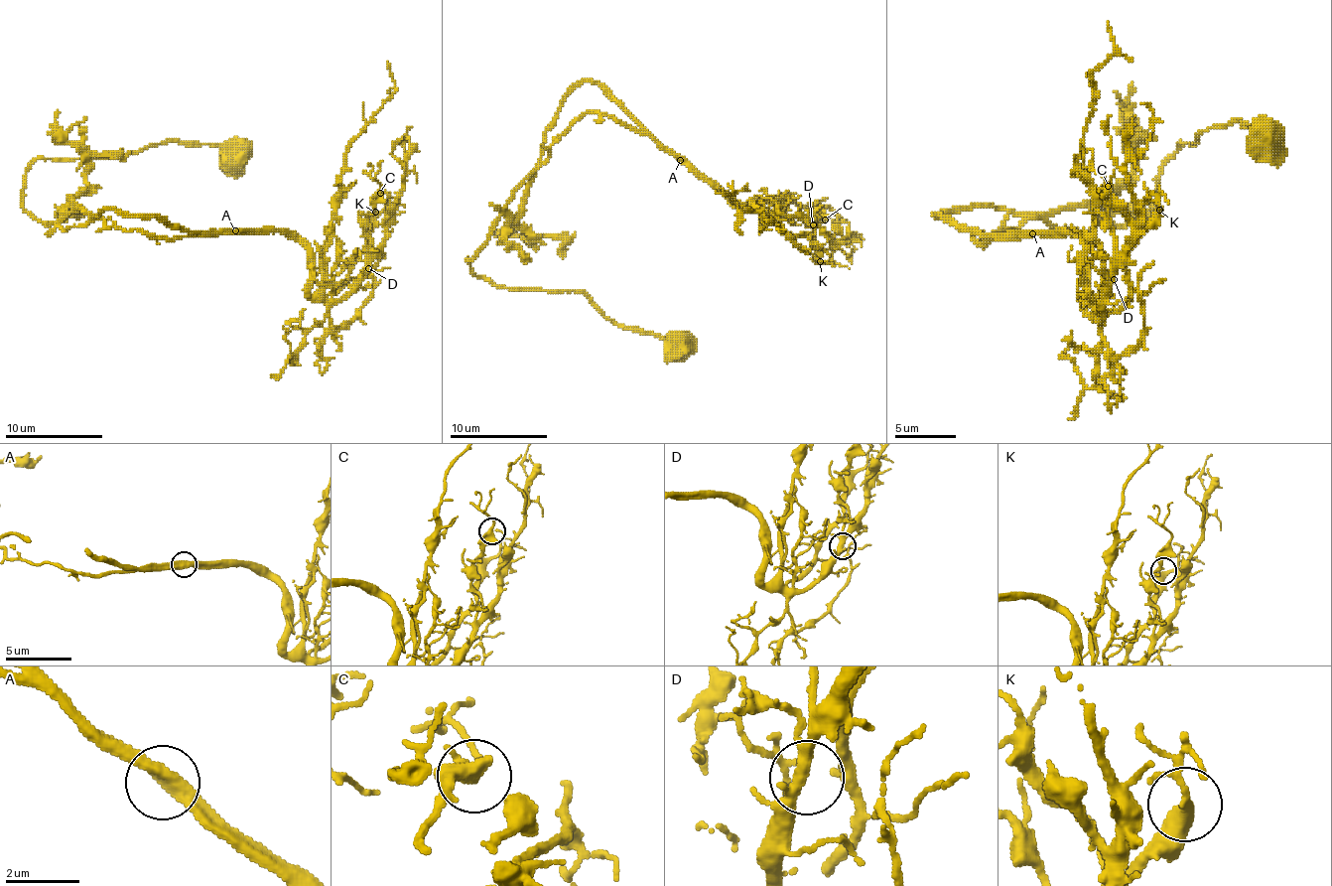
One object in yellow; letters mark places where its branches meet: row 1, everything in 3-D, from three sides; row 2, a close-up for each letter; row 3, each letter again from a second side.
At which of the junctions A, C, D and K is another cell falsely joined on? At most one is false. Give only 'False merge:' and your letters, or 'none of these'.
False merge: none of these

